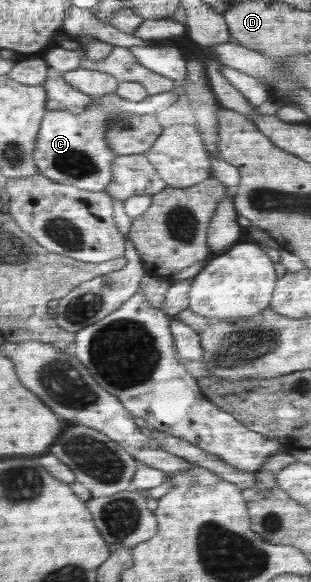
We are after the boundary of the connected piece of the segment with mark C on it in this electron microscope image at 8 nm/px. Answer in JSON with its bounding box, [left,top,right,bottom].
[32,89,180,192]

